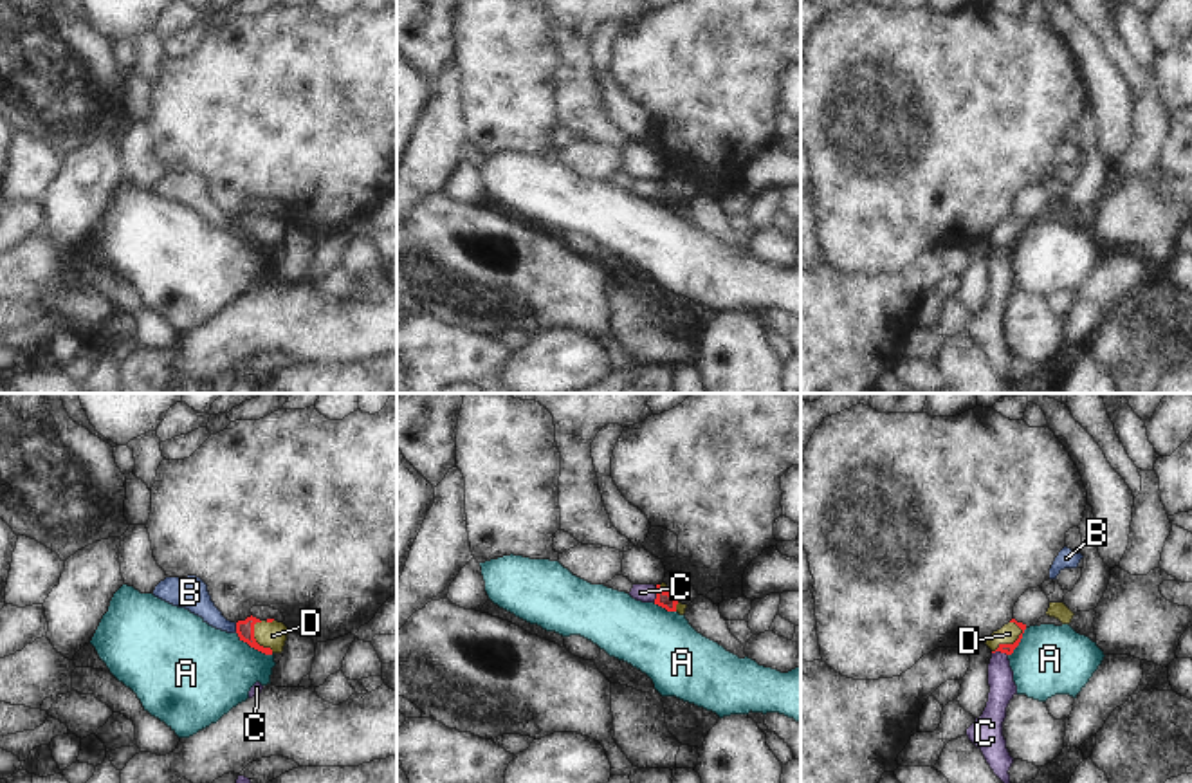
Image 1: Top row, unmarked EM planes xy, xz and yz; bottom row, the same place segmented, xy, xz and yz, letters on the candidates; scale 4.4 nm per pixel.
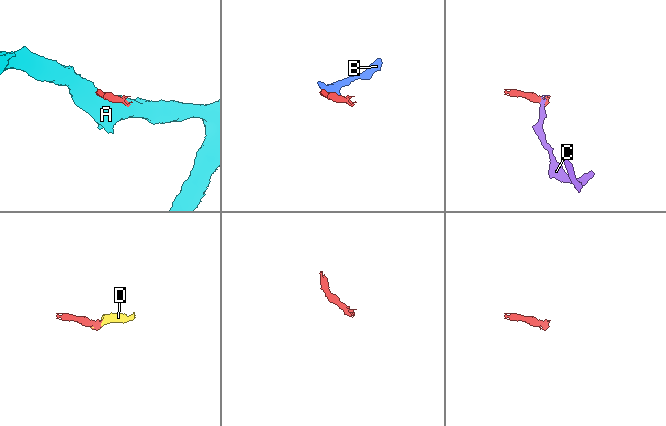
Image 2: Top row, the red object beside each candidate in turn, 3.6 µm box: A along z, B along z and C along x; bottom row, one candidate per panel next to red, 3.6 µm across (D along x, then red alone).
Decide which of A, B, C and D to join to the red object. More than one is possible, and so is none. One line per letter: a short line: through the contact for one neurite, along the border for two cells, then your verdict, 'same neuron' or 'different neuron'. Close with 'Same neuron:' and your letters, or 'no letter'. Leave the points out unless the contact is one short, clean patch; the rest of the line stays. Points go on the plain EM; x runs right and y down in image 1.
A: xy (237, 228), (251, 242), (273, 249) | different neuron
B: xy (235, 219), (237, 228) | different neuron
C: xz (657, 183), (653, 197) | different neuron
D: yz (1005, 244), (1014, 239), (1008, 230) | same neuron
Same neuron: D

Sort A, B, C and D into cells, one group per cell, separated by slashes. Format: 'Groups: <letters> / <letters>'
Groups: A / B C / D

